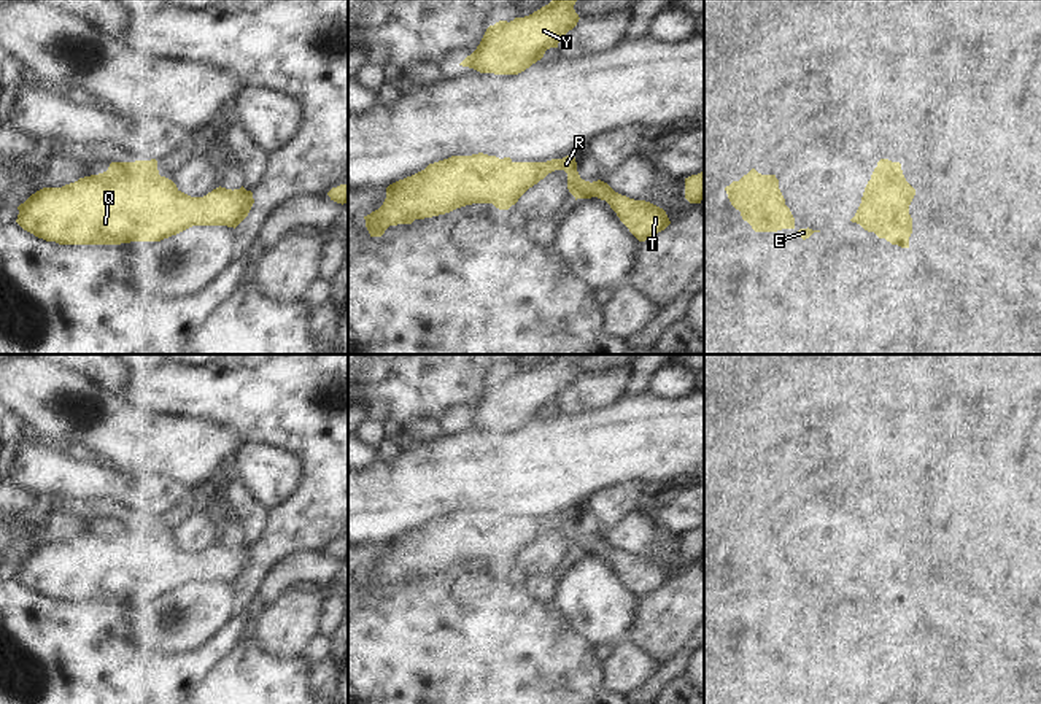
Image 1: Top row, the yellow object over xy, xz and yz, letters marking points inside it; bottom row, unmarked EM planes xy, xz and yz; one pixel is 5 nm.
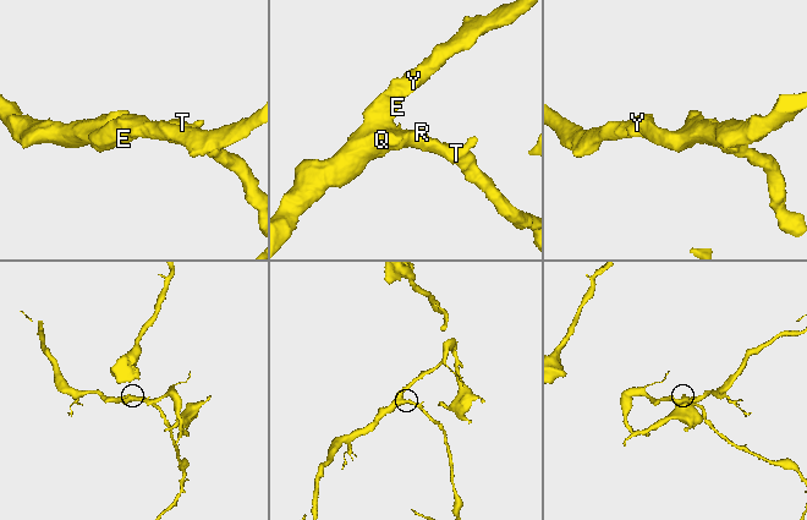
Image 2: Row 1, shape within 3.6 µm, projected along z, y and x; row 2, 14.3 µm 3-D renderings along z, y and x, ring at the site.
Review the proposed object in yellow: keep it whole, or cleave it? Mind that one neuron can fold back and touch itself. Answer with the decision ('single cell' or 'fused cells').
single cell

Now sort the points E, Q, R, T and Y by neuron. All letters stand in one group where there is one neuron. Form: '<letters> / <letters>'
E Q R T Y

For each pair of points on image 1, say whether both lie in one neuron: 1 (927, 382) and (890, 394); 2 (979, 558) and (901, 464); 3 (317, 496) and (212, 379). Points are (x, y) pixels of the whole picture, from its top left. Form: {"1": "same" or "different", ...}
{"1": "same", "2": "different", "3": "same"}

